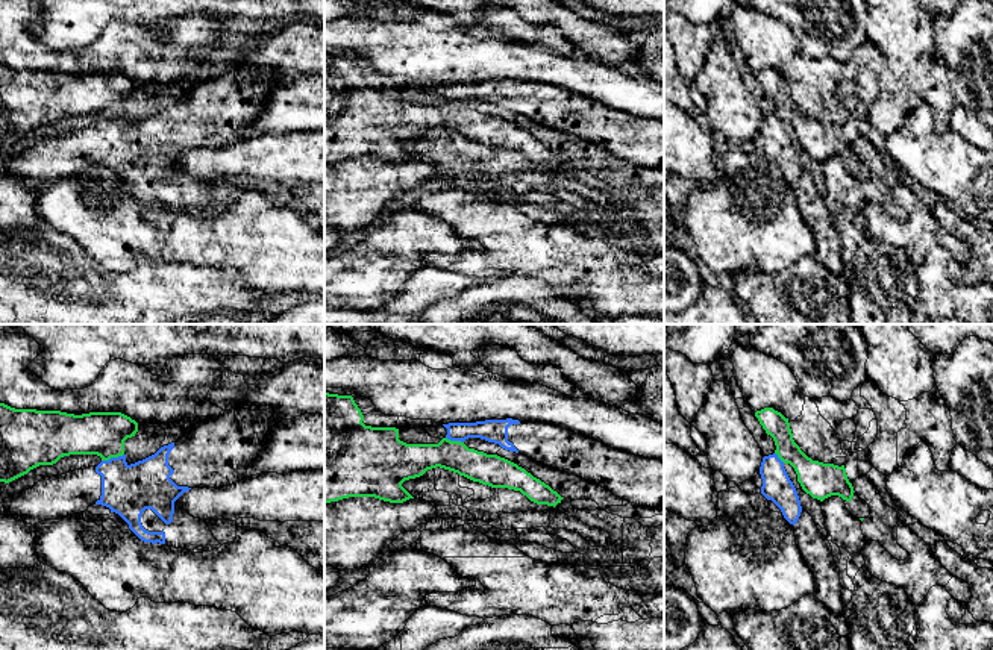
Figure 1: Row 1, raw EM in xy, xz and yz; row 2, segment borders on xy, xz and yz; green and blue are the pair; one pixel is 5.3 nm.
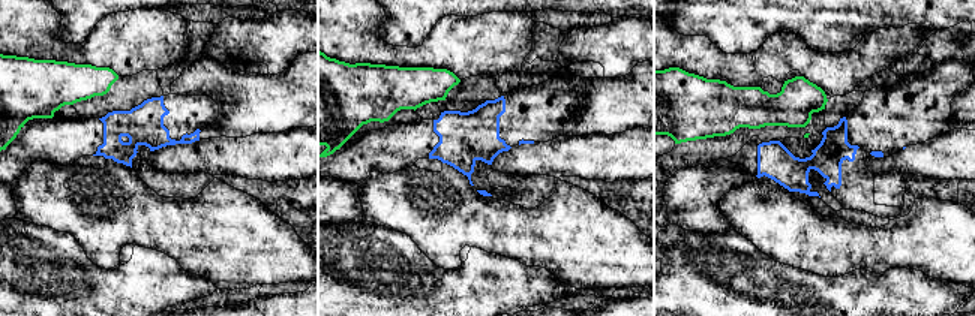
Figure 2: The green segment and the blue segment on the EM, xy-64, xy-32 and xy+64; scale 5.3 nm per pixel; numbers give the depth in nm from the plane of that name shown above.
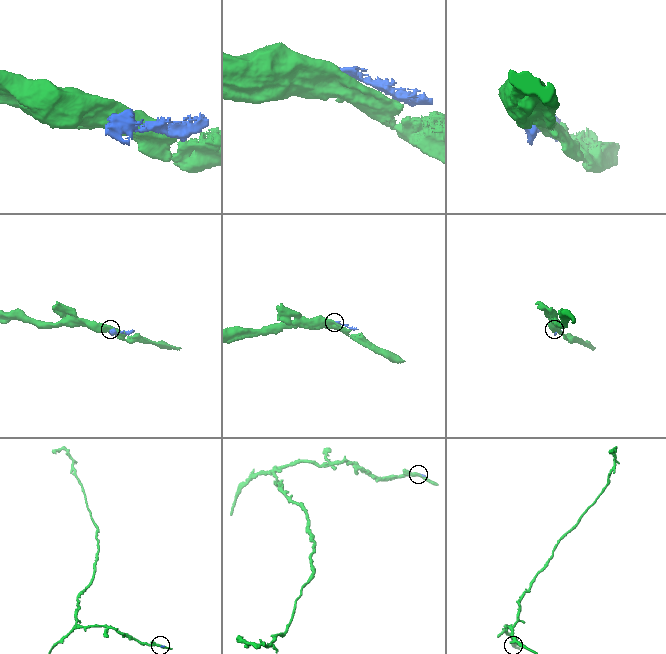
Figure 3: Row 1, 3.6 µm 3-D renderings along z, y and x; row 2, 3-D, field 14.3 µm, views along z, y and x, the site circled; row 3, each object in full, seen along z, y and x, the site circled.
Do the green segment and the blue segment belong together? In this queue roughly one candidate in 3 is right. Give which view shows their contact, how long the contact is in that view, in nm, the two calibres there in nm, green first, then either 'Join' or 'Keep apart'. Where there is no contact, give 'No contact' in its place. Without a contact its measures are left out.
Touches green in xy. Shared border 130 nm. Thickness 240 nm (green) against 280 nm. Keep apart

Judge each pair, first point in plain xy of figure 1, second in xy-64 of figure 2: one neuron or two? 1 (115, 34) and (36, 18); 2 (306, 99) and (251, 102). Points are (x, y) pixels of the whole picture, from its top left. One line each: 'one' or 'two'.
1: one
2: one

